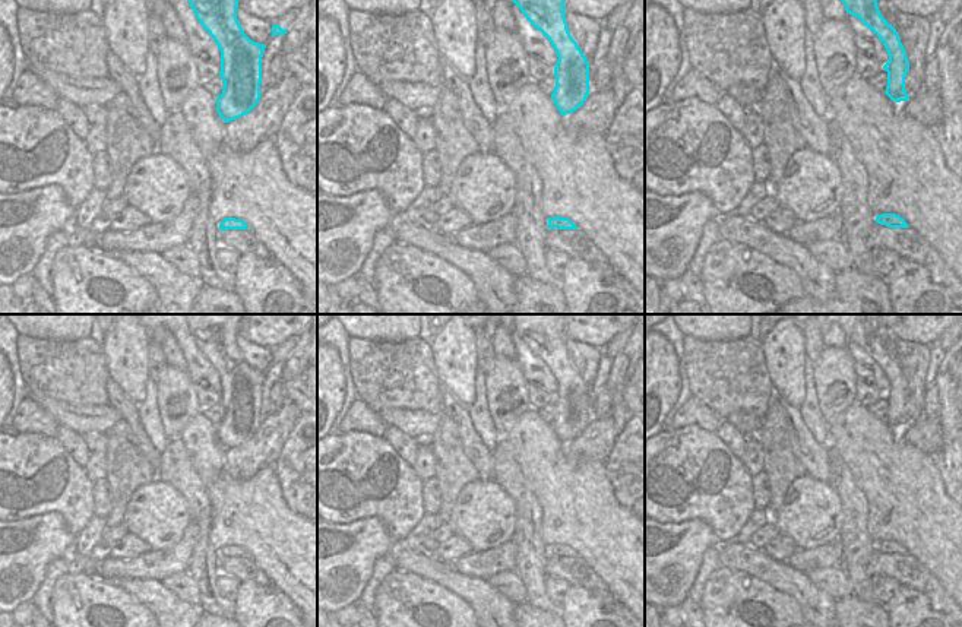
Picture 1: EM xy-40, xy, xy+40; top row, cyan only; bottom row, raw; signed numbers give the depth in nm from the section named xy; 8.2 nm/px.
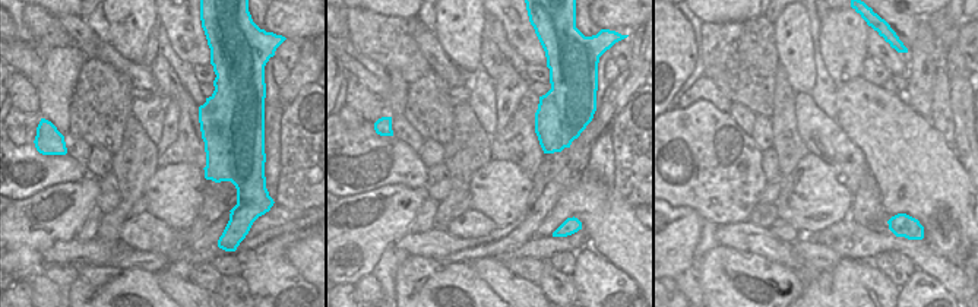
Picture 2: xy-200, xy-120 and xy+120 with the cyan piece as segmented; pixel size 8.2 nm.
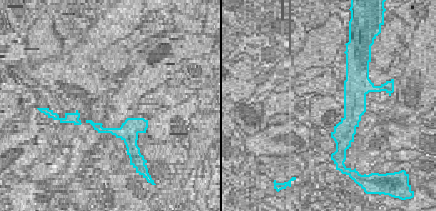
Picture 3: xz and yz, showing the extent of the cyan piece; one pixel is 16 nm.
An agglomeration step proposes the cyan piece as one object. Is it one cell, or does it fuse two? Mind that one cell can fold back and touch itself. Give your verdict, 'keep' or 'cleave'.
keep

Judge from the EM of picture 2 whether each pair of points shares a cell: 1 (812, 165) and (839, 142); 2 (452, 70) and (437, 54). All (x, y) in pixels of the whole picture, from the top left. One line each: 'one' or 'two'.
1: two
2: one

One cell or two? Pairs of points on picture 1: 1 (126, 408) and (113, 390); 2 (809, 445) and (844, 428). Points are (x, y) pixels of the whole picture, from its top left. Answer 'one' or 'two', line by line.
1: one
2: two

